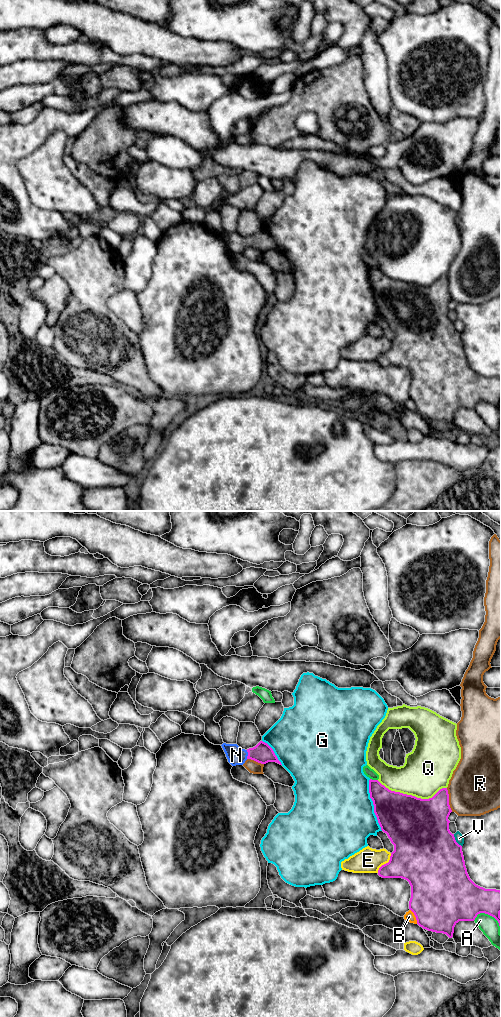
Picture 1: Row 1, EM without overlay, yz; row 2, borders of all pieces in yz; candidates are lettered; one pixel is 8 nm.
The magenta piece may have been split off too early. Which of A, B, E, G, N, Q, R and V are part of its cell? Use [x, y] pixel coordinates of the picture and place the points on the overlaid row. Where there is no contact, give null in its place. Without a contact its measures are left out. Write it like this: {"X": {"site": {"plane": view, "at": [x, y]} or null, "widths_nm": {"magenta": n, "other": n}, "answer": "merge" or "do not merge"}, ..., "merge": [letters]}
{"A": {"site": {"plane": "yz", "at": [493, 916]}, "widths_nm": {"magenta": 280, "other": 150}, "answer": "do not merge"}, "B": {"site": {"plane": "yz", "at": [415, 916]}, "widths_nm": {"magenta": 480, "other": 80}, "answer": "do not merge"}, "E": {"site": {"plane": "yz", "at": [386, 863]}, "widths_nm": {"magenta": 380, "other": 200}, "answer": "do not merge"}, "G": {"site": {"plane": "yz", "at": [373, 804]}, "widths_nm": {"magenta": 360, "other": 500}, "answer": "do not merge"}, "N": {"site": {"plane": "yz", "at": [248, 754]}, "widths_nm": {"magenta": 160, "other": 150}, "answer": "merge"}, "Q": {"site": {"plane": "yz", "at": [411, 795]}, "widths_nm": {"magenta": 460, "other": 380}, "answer": "do not merge"}, "R": {"site": {"plane": "yz", "at": [448, 800]}, "widths_nm": {"magenta": 360, "other": 440}, "answer": "do not merge"}, "V": {"site": {"plane": "yz", "at": [455, 840]}, "widths_nm": {"magenta": 500, "other": 70}, "answer": "do not merge"}, "merge": ["N"]}

